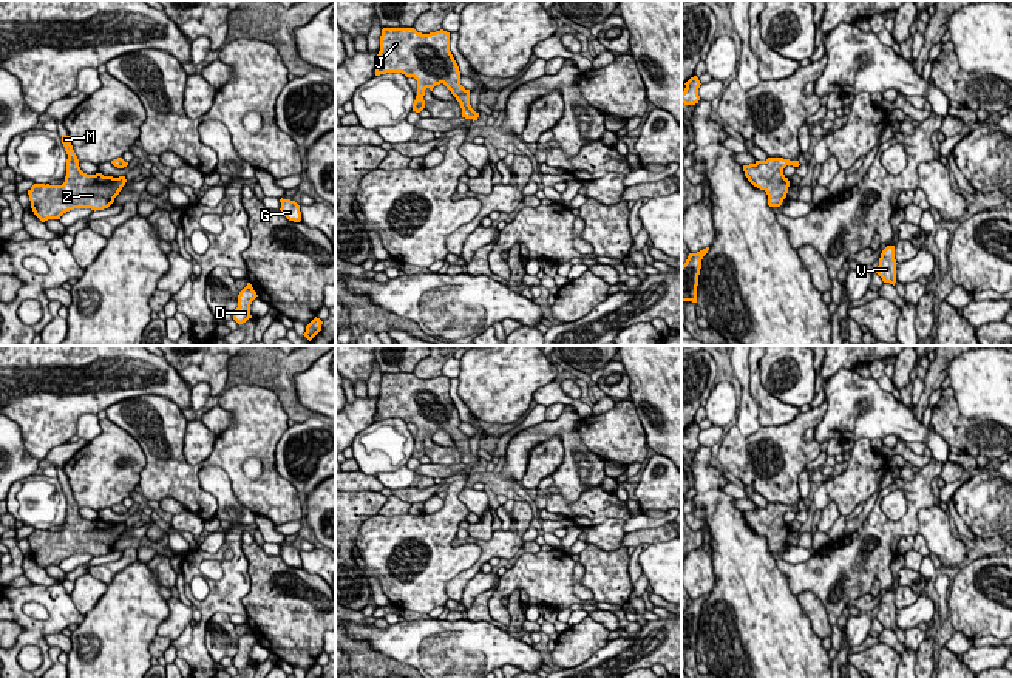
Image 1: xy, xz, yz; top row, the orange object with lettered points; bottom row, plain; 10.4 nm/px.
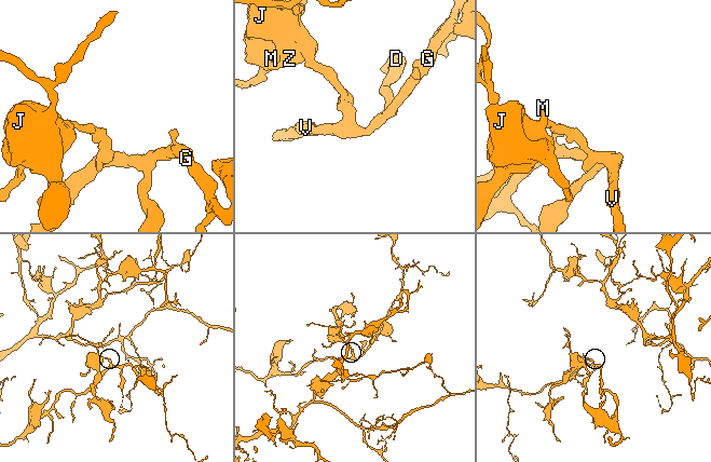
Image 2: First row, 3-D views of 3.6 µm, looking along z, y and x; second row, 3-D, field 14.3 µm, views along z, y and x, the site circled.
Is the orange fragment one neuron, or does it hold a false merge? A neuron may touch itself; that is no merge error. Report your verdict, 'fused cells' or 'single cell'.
single cell

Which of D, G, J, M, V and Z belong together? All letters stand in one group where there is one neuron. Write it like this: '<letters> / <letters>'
D G J M V Z

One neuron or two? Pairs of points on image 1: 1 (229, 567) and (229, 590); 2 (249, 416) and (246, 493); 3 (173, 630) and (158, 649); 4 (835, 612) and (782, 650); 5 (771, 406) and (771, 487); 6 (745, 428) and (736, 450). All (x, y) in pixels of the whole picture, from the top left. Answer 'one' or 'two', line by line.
1: one
2: one
3: two
4: two
5: two
6: two

